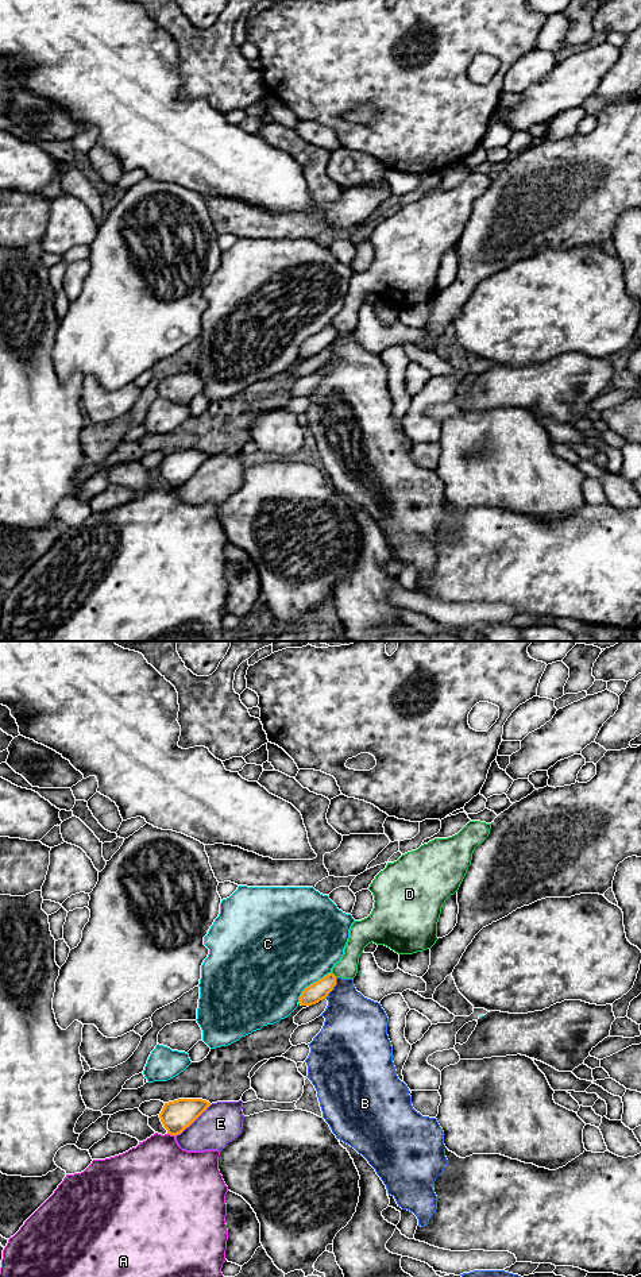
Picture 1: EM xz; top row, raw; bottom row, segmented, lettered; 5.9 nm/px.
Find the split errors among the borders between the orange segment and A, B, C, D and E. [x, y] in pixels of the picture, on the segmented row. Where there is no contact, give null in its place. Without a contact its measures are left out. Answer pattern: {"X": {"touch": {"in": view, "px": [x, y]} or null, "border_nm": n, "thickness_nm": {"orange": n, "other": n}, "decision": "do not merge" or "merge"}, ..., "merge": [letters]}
{"A": {"touch": {"in": "xz", "px": [172, 1134]}, "border_nm": 50, "thickness_nm": {"orange": 180, "other": 400}, "decision": "do not merge"}, "B": {"touch": {"in": "xz", "px": [332, 988]}, "border_nm": 150, "thickness_nm": {"orange": 120, "other": 340}, "decision": "do not merge"}, "C": {"touch": {"in": "xz", "px": [311, 984]}, "border_nm": 280, "thickness_nm": {"orange": 120, "other": 500}, "decision": "do not merge"}, "D": {"touch": {"in": "xz", "px": [332, 973]}, "border_nm": 50, "thickness_nm": {"orange": 120, "other": 130}, "decision": "do not merge"}, "E": {"touch": {"in": "xz", "px": [192, 1122]}, "border_nm": 300, "thickness_nm": {"orange": 180, "other": 240}, "decision": "do not merge"}, "merge": []}

